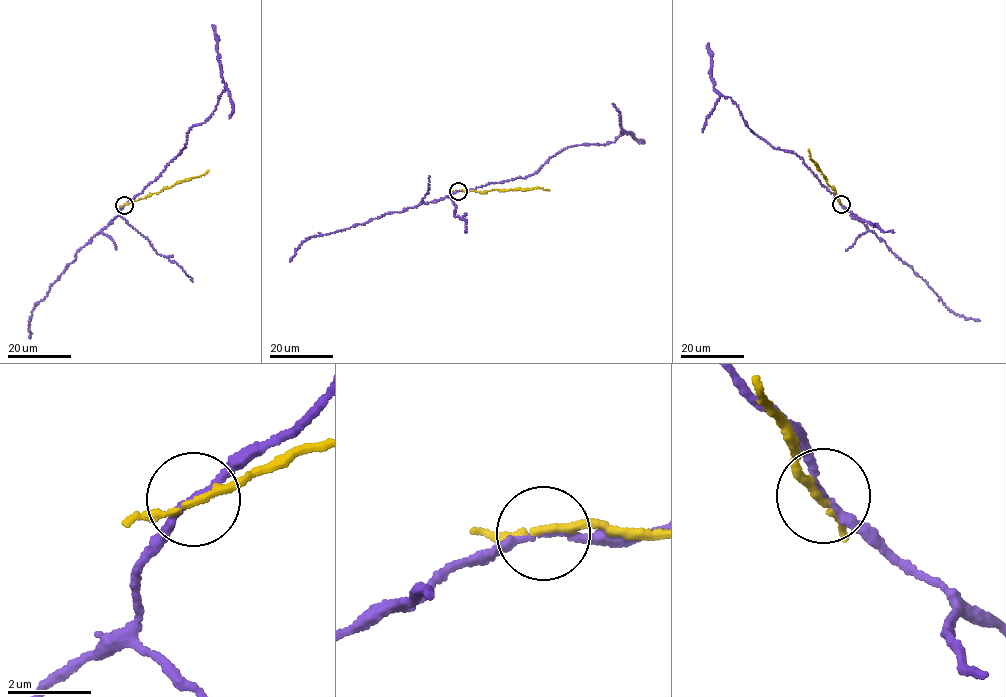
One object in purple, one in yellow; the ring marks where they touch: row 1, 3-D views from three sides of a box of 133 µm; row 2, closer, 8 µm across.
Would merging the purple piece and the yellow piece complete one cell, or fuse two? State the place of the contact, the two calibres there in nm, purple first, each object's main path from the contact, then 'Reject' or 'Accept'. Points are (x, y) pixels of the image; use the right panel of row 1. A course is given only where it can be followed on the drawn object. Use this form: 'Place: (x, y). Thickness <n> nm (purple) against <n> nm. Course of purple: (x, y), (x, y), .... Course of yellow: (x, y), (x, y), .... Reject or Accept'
Place: (841, 204). Thickness 160 nm (purple) against 140 nm. Course of purple: (841, 205), (802, 159), (792, 152), (774, 148), (755, 133), (737, 105), (714, 88), (709, 42). Course of yellow: (841, 205), (817, 165), (810, 159), (808, 149). Reject

